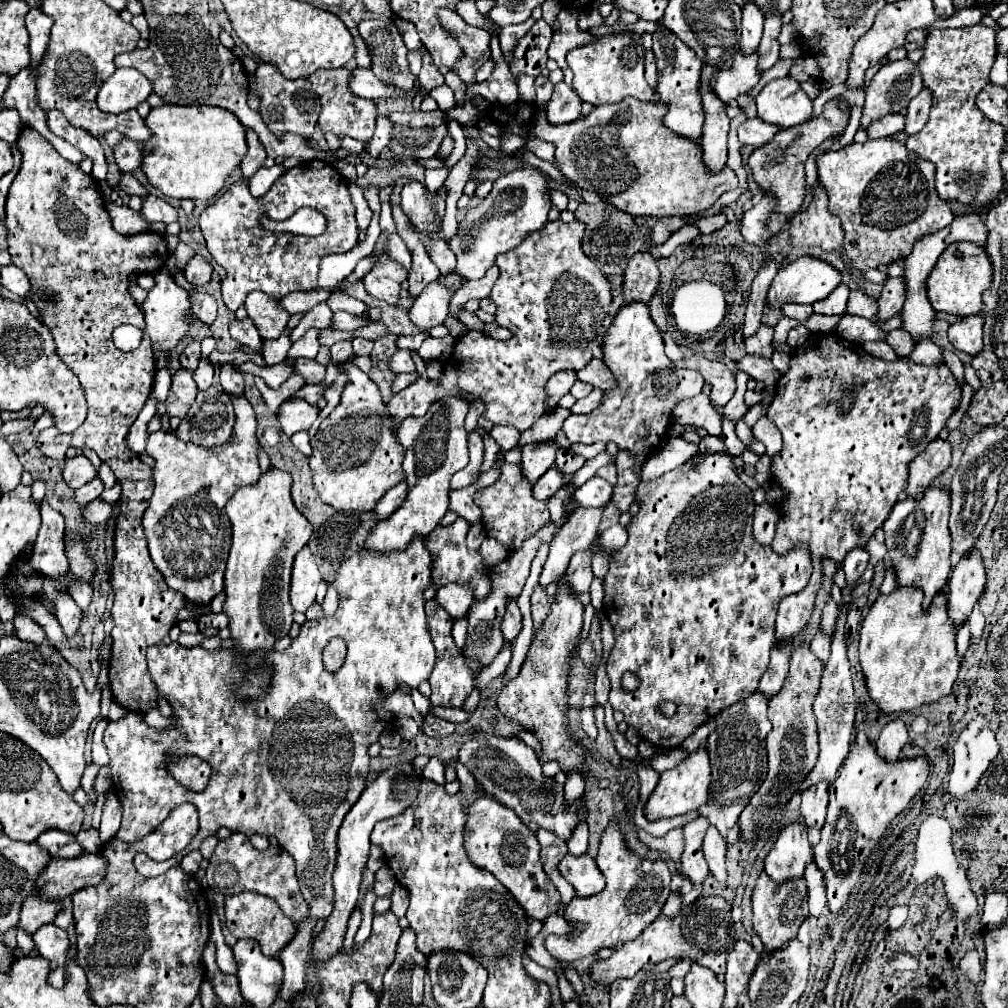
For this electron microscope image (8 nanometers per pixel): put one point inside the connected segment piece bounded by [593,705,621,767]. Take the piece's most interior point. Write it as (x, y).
(604, 743)

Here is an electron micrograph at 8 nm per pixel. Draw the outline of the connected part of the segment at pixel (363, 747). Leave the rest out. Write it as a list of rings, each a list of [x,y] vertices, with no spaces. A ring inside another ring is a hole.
[[[413,537],[413,541],[409,543],[407,549],[403,551],[391,551],[391,553],[379,553],[379,551],[361,551],[361,553],[355,553],[353,557],[349,557],[347,561],[341,563],[339,571],[337,571],[337,577],[333,581],[333,585],[337,587],[339,591],[339,609],[333,617],[321,617],[321,619],[315,619],[315,621],[305,621],[301,625],[301,633],[291,641],[291,645],[283,651],[275,651],[271,649],[269,653],[267,651],[253,651],[249,655],[241,655],[241,653],[233,653],[233,649],[217,649],[217,651],[207,651],[203,649],[201,645],[199,647],[183,647],[179,645],[177,641],[169,643],[169,645],[153,645],[153,649],[149,649],[147,653],[147,665],[149,665],[149,673],[153,677],[153,683],[159,691],[161,697],[165,697],[173,711],[175,711],[175,721],[177,725],[173,729],[153,729],[149,727],[141,715],[137,713],[127,713],[123,719],[119,721],[109,721],[105,733],[103,733],[103,743],[109,751],[109,769],[111,769],[111,779],[113,779],[113,789],[115,793],[119,795],[121,803],[123,803],[123,821],[121,821],[121,827],[117,831],[117,839],[121,841],[129,841],[129,843],[135,843],[139,839],[143,839],[147,833],[155,831],[163,821],[165,817],[171,813],[171,809],[175,809],[177,805],[181,803],[193,803],[199,811],[199,833],[195,835],[195,839],[181,851],[177,853],[173,859],[165,861],[165,863],[157,863],[153,859],[149,859],[145,853],[137,853],[135,855],[135,869],[143,875],[143,877],[157,877],[157,875],[163,875],[169,867],[181,863],[181,859],[189,853],[189,851],[195,851],[199,849],[201,841],[209,835],[215,835],[221,827],[227,827],[231,829],[233,833],[245,833],[247,837],[251,837],[253,833],[261,833],[261,835],[273,835],[277,837],[279,845],[295,859],[295,865],[297,865],[297,879],[299,879],[299,885],[301,885],[301,893],[305,897],[305,901],[309,903],[309,913],[311,917],[315,919],[325,919],[329,917],[329,907],[333,907],[333,885],[331,885],[331,875],[333,875],[333,869],[335,869],[335,863],[337,863],[337,829],[341,827],[341,821],[345,817],[345,813],[349,813],[349,809],[353,807],[353,801],[357,801],[357,797],[361,795],[361,791],[365,789],[365,779],[367,779],[367,771],[369,771],[369,745],[379,741],[381,733],[383,731],[394,731],[395,717],[387,711],[383,711],[383,705],[379,701],[379,695],[377,695],[377,687],[383,687],[385,691],[393,691],[397,689],[400,683],[406,684],[410,688],[418,688],[418,686],[429,679],[429,673],[435,665],[435,647],[431,643],[431,637],[429,637],[429,631],[427,631],[427,619],[425,619],[425,609],[423,609],[423,591],[427,589],[427,585],[431,585],[431,573],[429,573],[429,561],[431,561],[431,553],[425,545],[427,537]],[[333,637],[341,637],[345,643],[347,643],[347,659],[343,663],[343,667],[335,673],[329,673],[325,667],[323,667],[323,661],[321,661],[321,651],[323,647],[329,643],[329,639]],[[259,667],[273,667],[273,677],[269,681],[269,687],[267,687],[267,693],[261,697],[261,699],[237,699],[235,695],[235,687],[241,685],[241,681],[245,681],[247,673],[253,671],[253,669],[259,669]],[[165,753],[191,753],[191,755],[197,755],[201,759],[205,759],[213,773],[211,773],[211,781],[207,785],[205,791],[201,793],[193,793],[185,787],[181,787],[165,769]]]

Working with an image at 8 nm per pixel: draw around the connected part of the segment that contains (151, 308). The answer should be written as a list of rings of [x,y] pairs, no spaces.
[[[165,267],[153,271],[153,279],[155,279],[155,285],[153,285],[153,289],[149,289],[149,295],[147,295],[145,303],[141,305],[141,309],[145,313],[145,323],[147,323],[145,333],[151,337],[151,343],[153,343],[155,369],[163,369],[167,365],[167,351],[173,351],[175,345],[179,343],[179,339],[183,339],[189,331],[185,317],[189,313],[191,303],[189,303],[187,291],[173,281],[173,277],[169,275],[169,271]]]

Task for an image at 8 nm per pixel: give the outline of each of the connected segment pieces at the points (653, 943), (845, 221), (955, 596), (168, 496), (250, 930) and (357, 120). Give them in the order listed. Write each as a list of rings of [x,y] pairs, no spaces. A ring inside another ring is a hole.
[[[719,895],[709,897],[697,897],[687,909],[681,909],[679,915],[667,917],[659,915],[641,937],[633,941],[625,941],[615,947],[615,953],[609,959],[603,959],[593,965],[591,977],[597,983],[611,985],[613,979],[619,977],[633,977],[643,965],[653,965],[665,959],[691,959],[701,963],[703,967],[709,967],[719,977],[725,975],[725,959],[729,955],[729,949],[735,945],[733,937],[733,921],[731,921],[731,905]]]
[[[893,137],[851,143],[817,157],[817,173],[829,195],[829,211],[841,219],[845,251],[861,271],[905,259],[915,239],[953,221],[949,203],[937,195],[935,165],[909,153]]]
[[[973,547],[963,555],[963,559],[955,565],[951,573],[947,605],[949,617],[955,621],[955,625],[961,625],[969,617],[983,589],[985,589],[985,567],[979,549]]]
[[[227,395],[237,417],[235,437],[229,445],[201,447],[193,441],[181,441],[173,431],[157,431],[149,435],[145,449],[157,461],[153,467],[155,491],[143,515],[151,559],[167,585],[197,605],[209,605],[223,591],[223,573],[231,547],[231,525],[225,517],[225,503],[239,487],[255,485],[261,475],[255,413],[243,395]]]
[[[245,891],[245,893],[239,893],[239,895],[233,895],[233,897],[225,899],[225,919],[227,919],[225,923],[227,923],[229,931],[235,937],[239,937],[239,939],[257,939],[259,945],[261,945],[263,955],[269,955],[269,957],[277,957],[281,953],[281,949],[297,933],[297,927],[293,925],[293,921],[289,921],[285,917],[285,913],[281,913],[281,907],[271,897],[251,893],[251,891]]]
[[[345,67],[329,69],[329,71],[315,71],[309,75],[309,81],[313,83],[313,89],[317,91],[321,99],[321,115],[319,115],[319,127],[323,133],[335,133],[335,135],[349,135],[357,141],[367,143],[373,137],[375,131],[375,119],[377,119],[377,105],[373,99],[357,97],[349,91],[349,77],[351,71]]]

